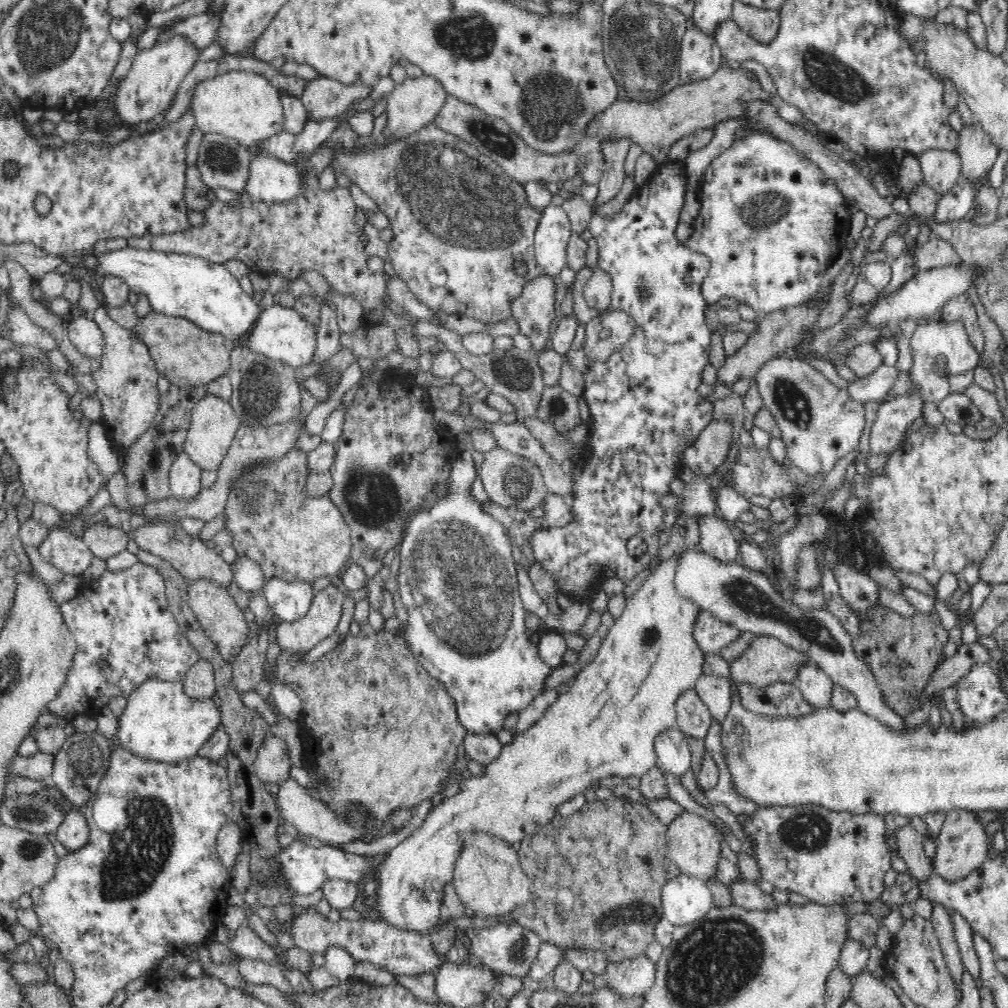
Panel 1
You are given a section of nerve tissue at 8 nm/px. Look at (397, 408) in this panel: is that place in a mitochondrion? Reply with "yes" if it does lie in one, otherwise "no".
no

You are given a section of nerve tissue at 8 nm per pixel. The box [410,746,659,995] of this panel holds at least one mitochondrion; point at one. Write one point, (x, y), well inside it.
(518, 948)

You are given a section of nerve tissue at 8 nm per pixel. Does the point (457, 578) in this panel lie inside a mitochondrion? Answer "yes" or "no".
yes

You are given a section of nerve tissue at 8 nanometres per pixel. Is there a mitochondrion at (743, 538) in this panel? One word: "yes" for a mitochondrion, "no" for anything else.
no

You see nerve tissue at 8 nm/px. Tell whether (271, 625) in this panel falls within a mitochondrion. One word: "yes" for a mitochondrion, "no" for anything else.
no

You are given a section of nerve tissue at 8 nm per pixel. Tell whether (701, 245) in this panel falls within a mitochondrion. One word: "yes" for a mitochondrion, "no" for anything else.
no

